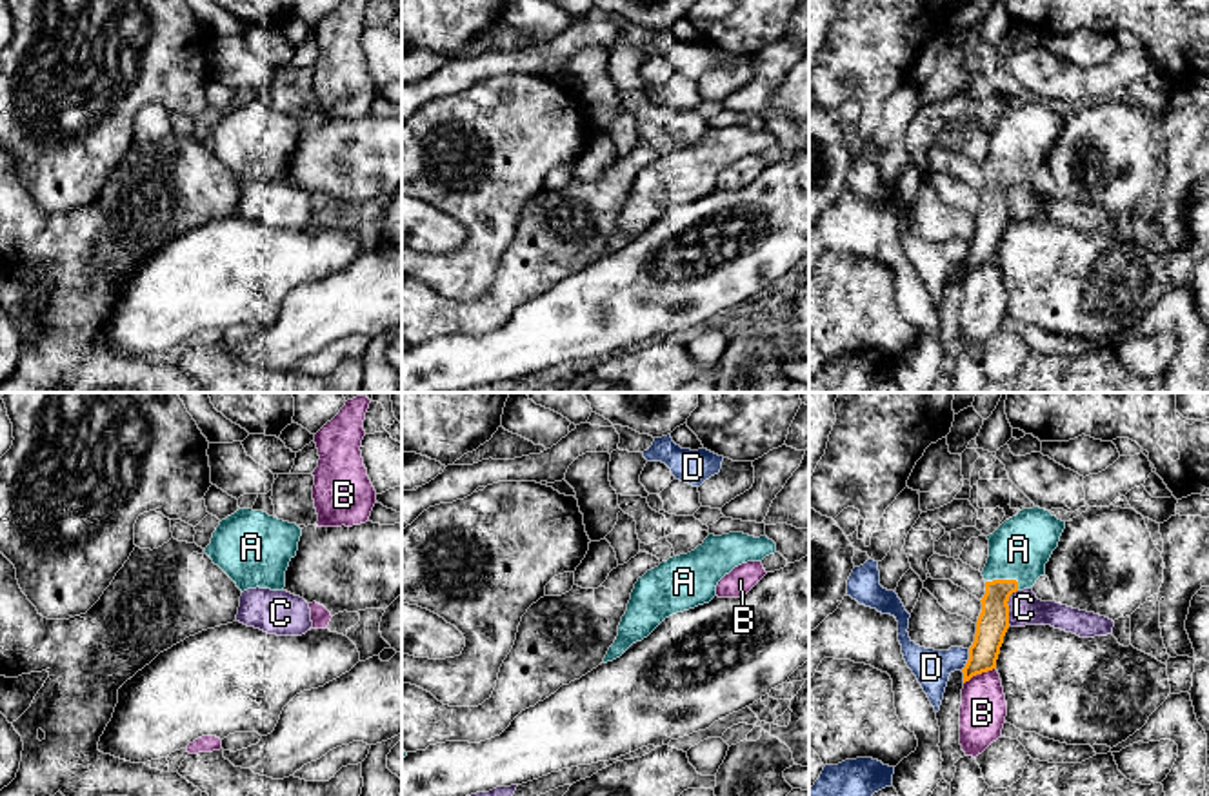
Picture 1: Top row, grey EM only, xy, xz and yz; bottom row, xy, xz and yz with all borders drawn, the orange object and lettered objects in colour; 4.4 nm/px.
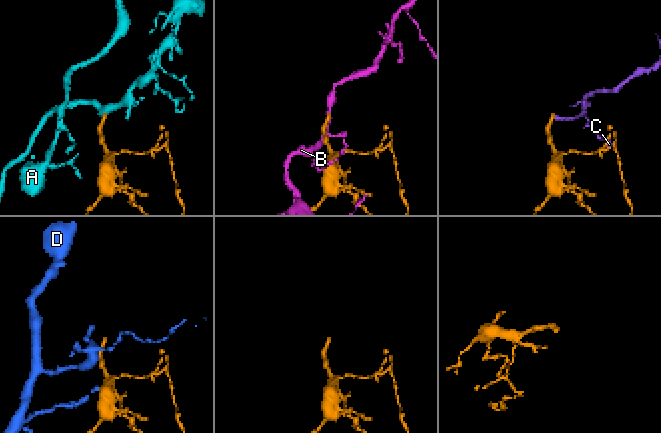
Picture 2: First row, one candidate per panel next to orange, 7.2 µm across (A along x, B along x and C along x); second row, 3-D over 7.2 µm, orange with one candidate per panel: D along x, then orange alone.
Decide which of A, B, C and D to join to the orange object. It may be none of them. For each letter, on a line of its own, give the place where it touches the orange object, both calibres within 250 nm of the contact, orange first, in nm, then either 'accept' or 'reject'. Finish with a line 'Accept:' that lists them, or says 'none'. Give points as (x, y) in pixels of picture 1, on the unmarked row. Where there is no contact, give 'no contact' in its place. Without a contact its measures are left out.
A: contact yz (1006, 173); calibres 140 and 280 nm; accept
B: contact yz (979, 266); calibres 140 and 200 nm; reject
C: contact yz (1008, 200); calibres 140 and 140 nm; reject
D: contact yz (968, 253); calibres 140 and 160 nm; reject
Accept: A

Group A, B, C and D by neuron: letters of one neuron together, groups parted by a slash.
A / B / C / D

